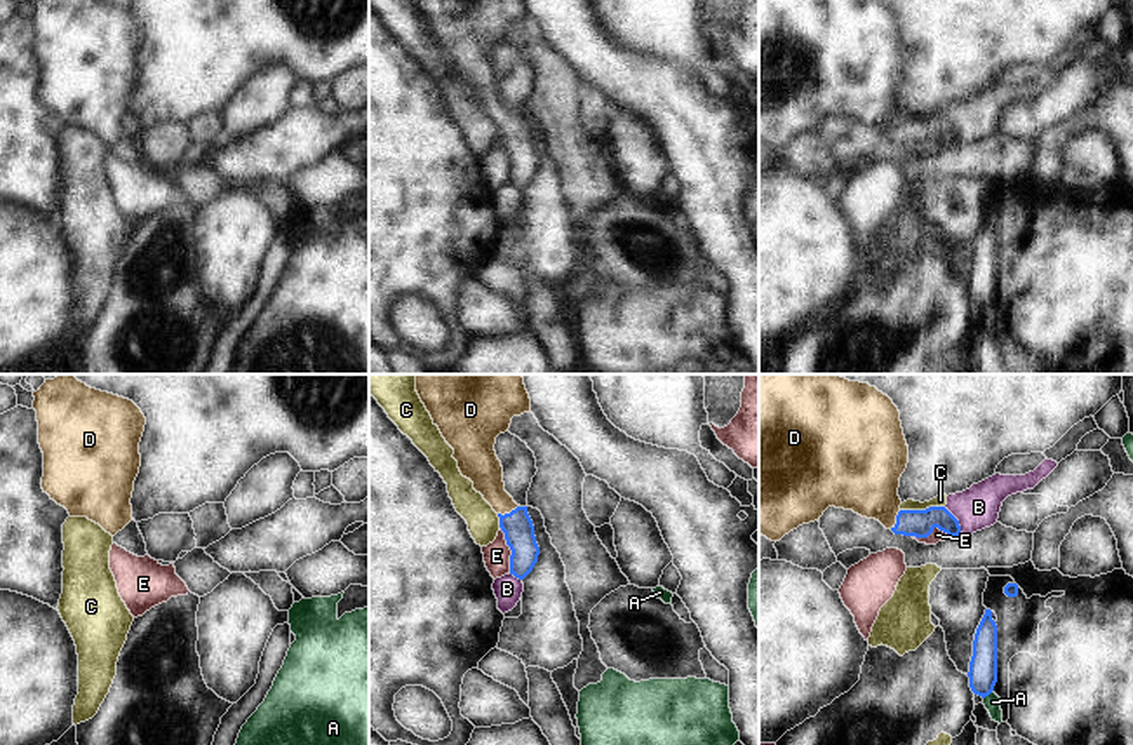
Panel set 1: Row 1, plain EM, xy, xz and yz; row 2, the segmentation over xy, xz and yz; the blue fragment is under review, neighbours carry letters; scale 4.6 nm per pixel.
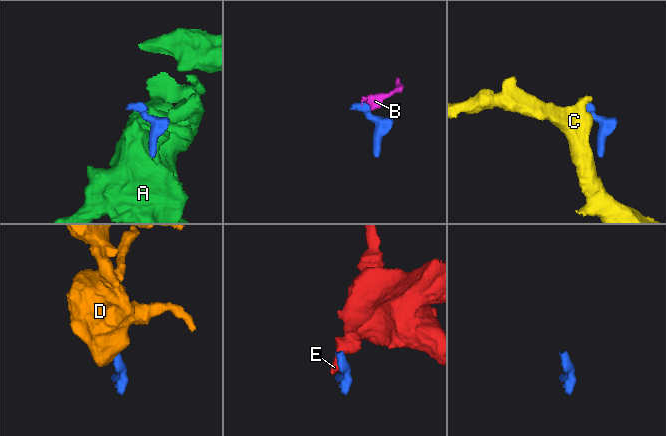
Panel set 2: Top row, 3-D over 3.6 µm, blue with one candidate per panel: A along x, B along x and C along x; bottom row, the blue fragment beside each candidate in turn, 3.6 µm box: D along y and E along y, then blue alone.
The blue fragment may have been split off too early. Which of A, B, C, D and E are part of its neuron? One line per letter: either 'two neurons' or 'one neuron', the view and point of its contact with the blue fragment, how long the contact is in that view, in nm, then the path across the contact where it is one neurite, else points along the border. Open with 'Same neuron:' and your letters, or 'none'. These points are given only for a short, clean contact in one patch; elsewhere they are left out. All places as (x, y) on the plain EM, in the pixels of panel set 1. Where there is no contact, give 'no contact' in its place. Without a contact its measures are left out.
Same neuron: D
A: two neurons | yz (987, 305) | 60 nm | along yz (992, 300), (984, 308)
B: two neurons | yz (958, 131) | 160 nm | along yz (944, 117), (958, 131), (963, 143)
C: two neurons | yz (921, 120) | 200 nm | along yz (944, 115), (900, 120)
D: one neuron | xz (510, 122) | 110 nm | across xz (517, 136), (510, 122), (495, 105), (482, 77)
E: two neurons | xz (510, 159) | 220 nm | along xz (500, 136), (510, 161), (510, 183)

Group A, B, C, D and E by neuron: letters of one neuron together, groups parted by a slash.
A / B C / D / E

